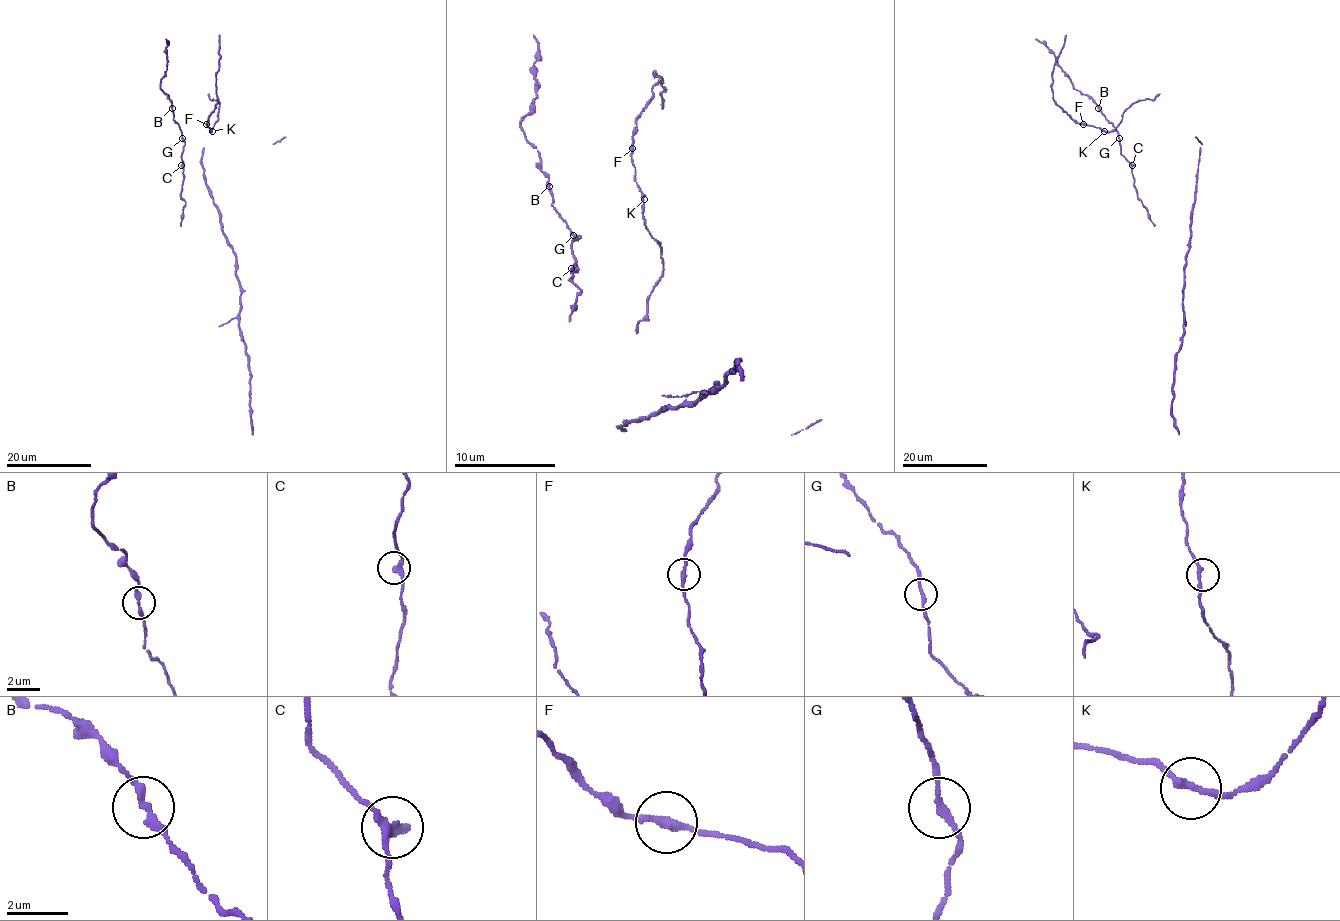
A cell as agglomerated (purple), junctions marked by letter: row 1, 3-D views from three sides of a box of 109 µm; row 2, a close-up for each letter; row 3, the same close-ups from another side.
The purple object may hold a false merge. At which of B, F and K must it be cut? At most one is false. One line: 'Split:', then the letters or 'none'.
Split: none

